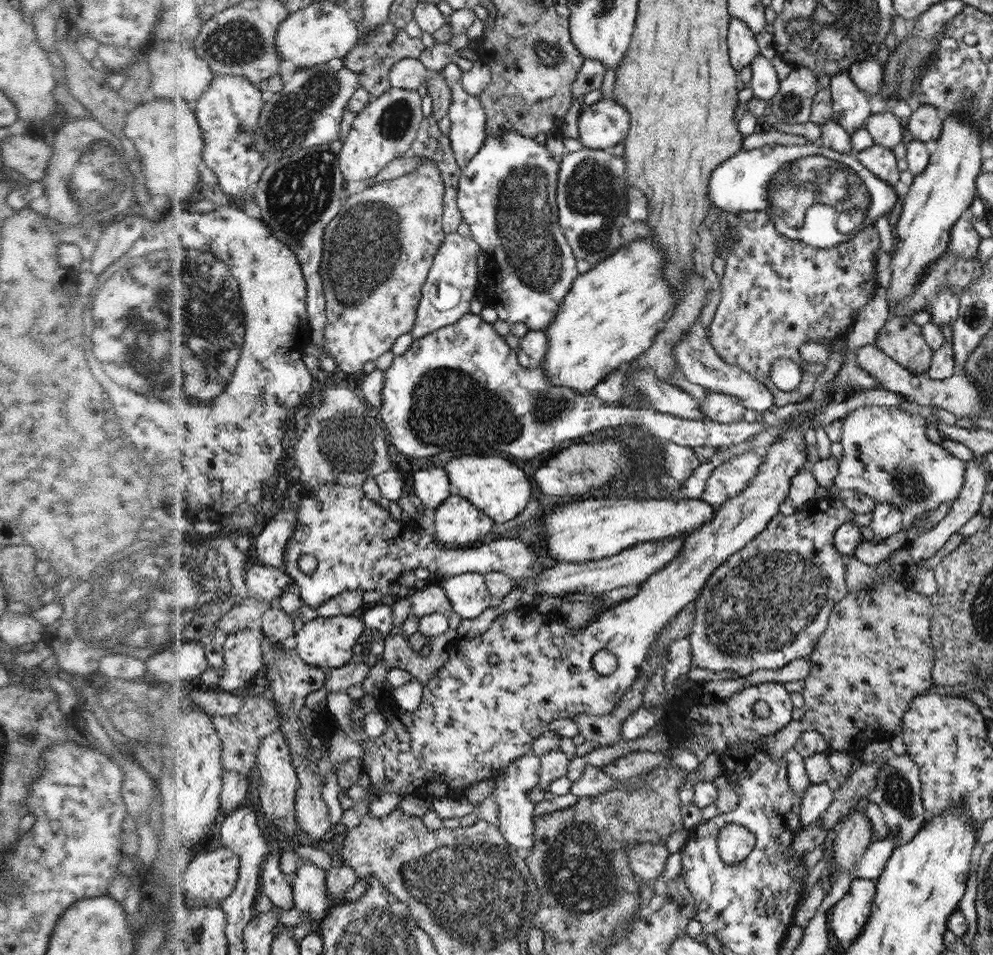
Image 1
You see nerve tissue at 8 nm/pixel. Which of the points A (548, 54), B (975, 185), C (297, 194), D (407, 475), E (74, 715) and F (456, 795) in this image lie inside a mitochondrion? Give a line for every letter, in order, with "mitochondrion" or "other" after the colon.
A: mitochondrion
B: other
C: mitochondrion
D: other
E: other
F: other

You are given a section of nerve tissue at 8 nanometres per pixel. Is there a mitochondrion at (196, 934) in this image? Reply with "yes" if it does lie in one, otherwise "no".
yes

